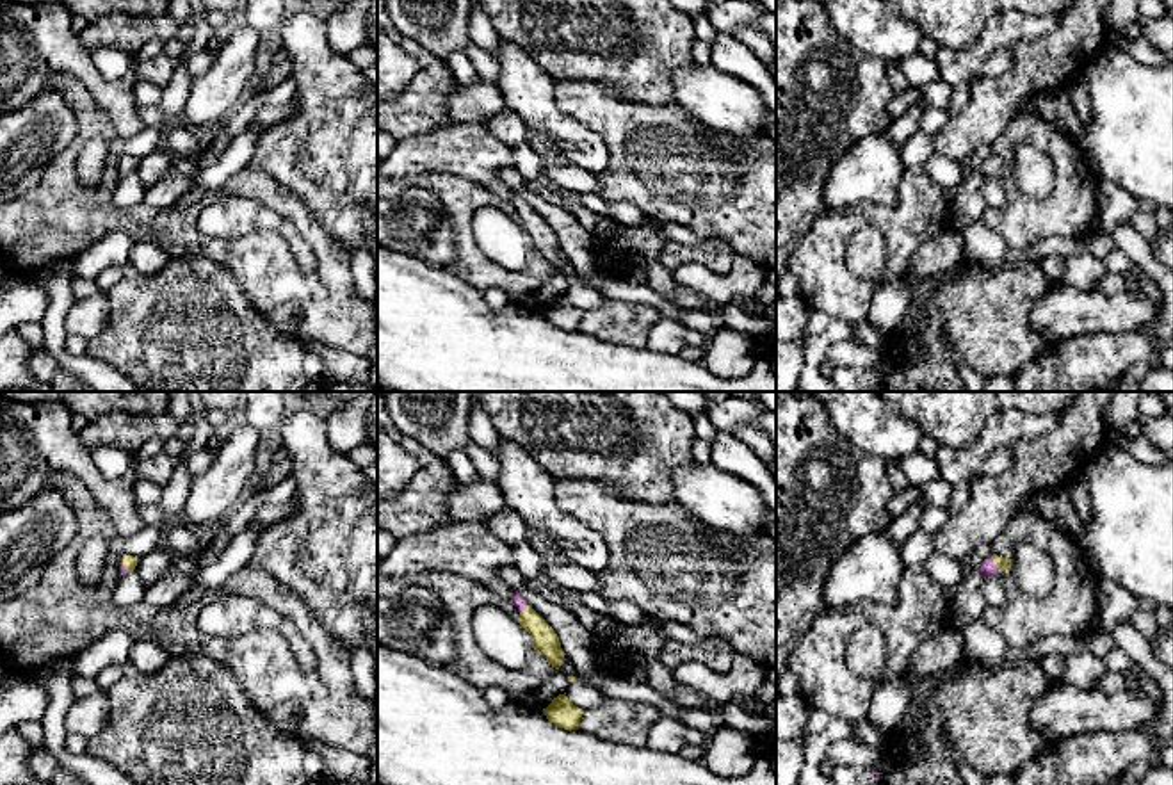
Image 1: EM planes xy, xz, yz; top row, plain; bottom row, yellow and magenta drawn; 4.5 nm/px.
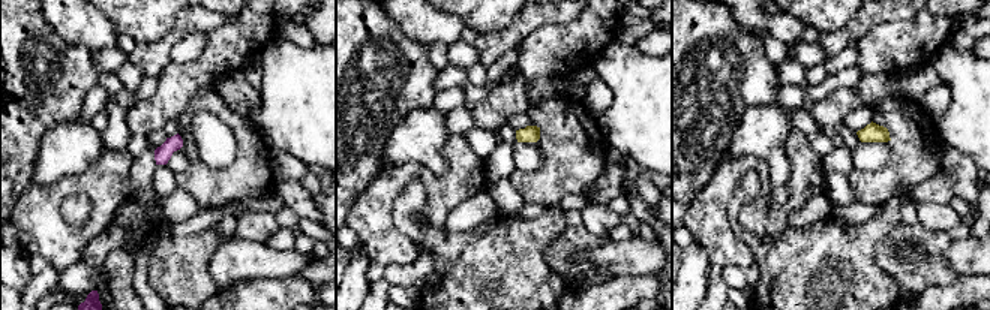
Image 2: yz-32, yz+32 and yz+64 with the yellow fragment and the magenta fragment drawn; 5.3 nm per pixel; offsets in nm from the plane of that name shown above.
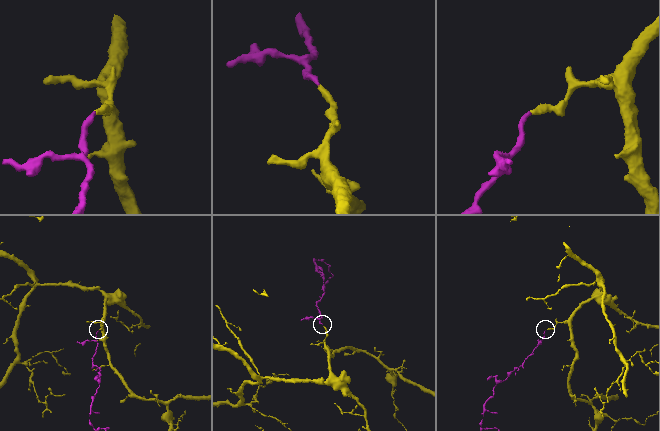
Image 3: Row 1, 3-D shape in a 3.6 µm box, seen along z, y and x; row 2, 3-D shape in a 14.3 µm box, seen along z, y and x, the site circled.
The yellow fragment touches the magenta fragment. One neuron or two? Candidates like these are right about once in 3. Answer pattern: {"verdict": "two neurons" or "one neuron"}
{"verdict": "one neuron"}

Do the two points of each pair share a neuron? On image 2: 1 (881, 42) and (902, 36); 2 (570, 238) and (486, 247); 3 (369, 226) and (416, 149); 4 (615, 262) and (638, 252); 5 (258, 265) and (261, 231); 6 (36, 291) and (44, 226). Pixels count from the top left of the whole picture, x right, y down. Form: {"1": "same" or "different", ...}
{"1": "same", "2": "different", "3": "different", "4": "same", "5": "different", "6": "different"}

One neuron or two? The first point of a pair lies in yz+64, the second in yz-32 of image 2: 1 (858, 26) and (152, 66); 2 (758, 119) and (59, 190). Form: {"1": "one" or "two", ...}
{"1": "one", "2": "two"}

